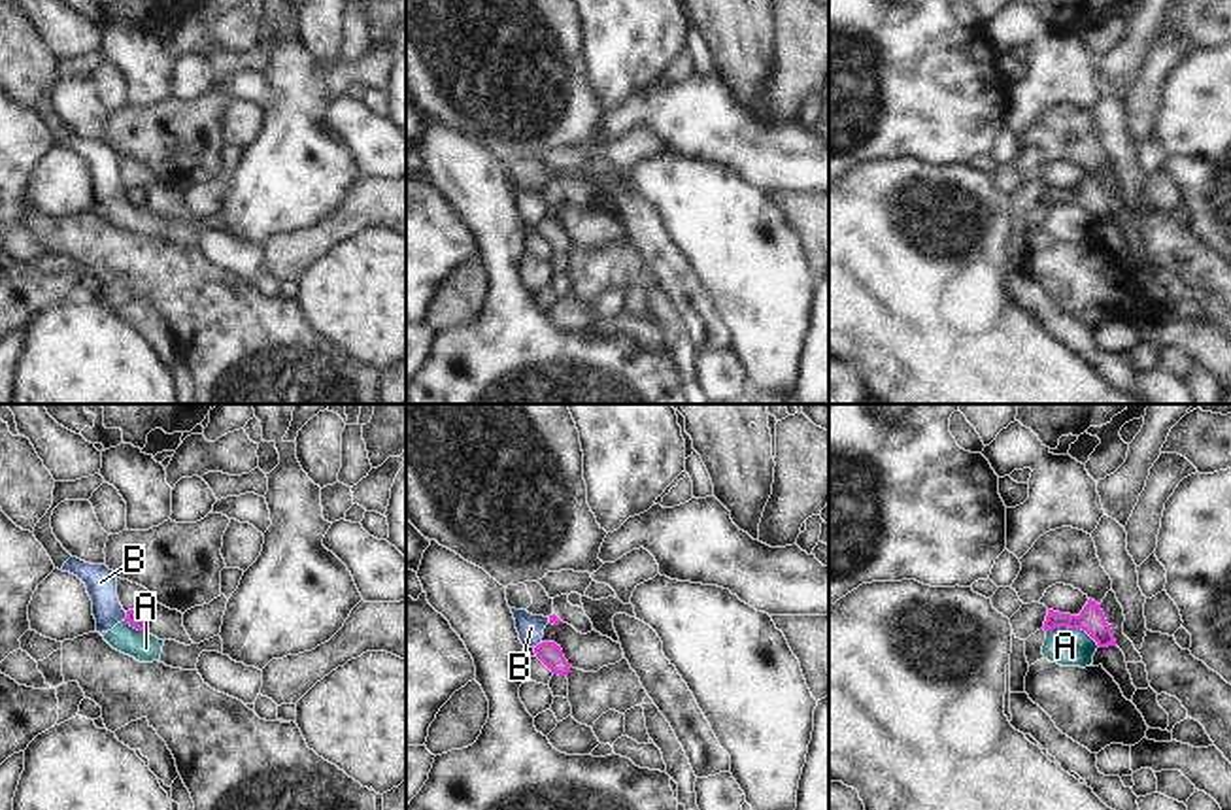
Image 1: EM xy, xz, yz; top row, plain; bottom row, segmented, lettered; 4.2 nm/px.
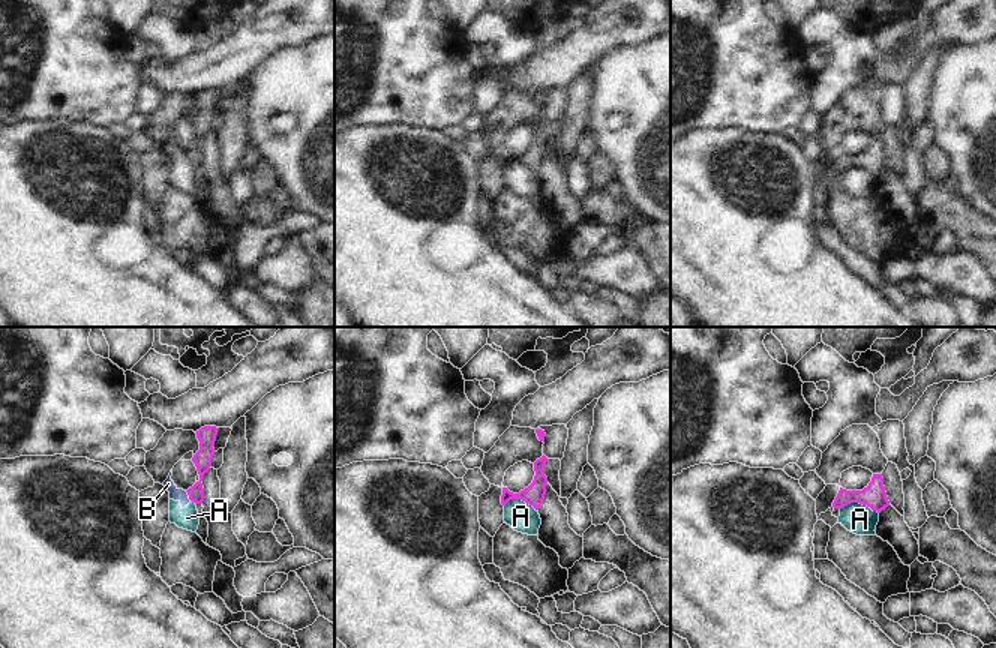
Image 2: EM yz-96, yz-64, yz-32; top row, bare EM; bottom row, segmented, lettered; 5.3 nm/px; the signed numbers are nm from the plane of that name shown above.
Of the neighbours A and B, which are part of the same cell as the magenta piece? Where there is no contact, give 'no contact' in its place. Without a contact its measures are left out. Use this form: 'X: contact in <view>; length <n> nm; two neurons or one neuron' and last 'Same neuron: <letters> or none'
A: contact in yz; length 240 nm; two neurons
B: contact in xy; length 40 nm; two neurons
Same neuron: none

